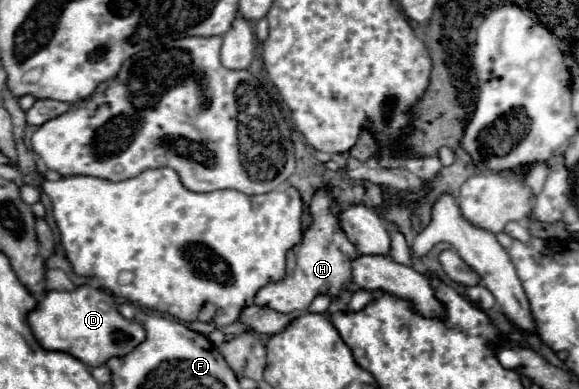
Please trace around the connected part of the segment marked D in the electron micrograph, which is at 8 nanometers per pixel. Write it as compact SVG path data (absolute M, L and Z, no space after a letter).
M80 286L72 292L46 292L46 298L38 304L38 308L30 312L28 322L34 338L44 350L66 352L90 368L102 366L114 356L128 356L128 352L138 348L146 336L142 324L120 316L112 294L92 286Z

